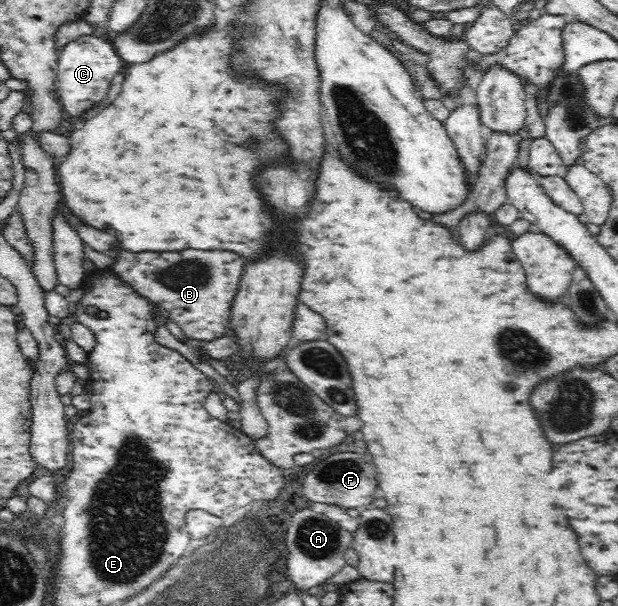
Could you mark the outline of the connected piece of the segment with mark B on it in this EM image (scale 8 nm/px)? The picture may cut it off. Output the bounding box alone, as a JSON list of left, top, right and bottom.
[110,249,244,341]

